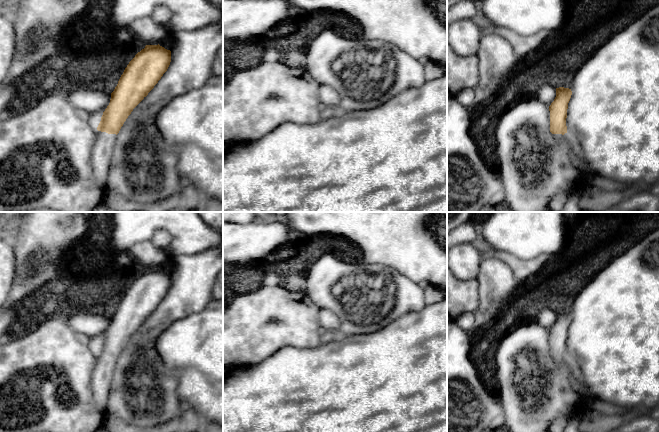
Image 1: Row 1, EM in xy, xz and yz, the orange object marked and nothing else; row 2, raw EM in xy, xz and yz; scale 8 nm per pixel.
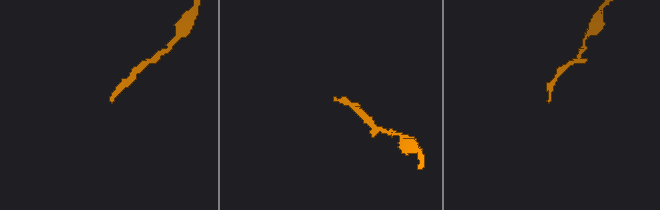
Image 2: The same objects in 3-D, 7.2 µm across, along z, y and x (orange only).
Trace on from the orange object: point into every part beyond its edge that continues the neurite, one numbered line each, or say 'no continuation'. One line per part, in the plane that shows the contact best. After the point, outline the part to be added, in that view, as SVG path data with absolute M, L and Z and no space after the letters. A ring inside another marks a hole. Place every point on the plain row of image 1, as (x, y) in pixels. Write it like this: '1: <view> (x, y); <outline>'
1: xy (101, 378); M96 356L96 362L91 374L91 392L94 405L101 412L106 412L108 394L116 365L116 358Z

